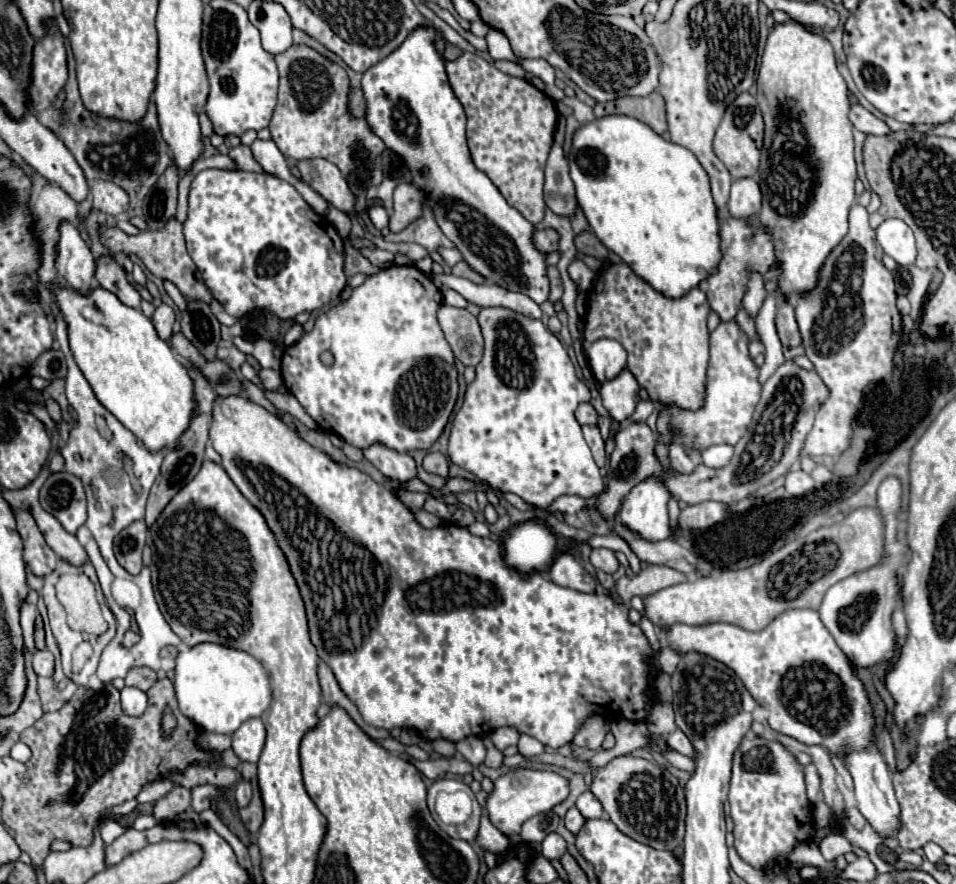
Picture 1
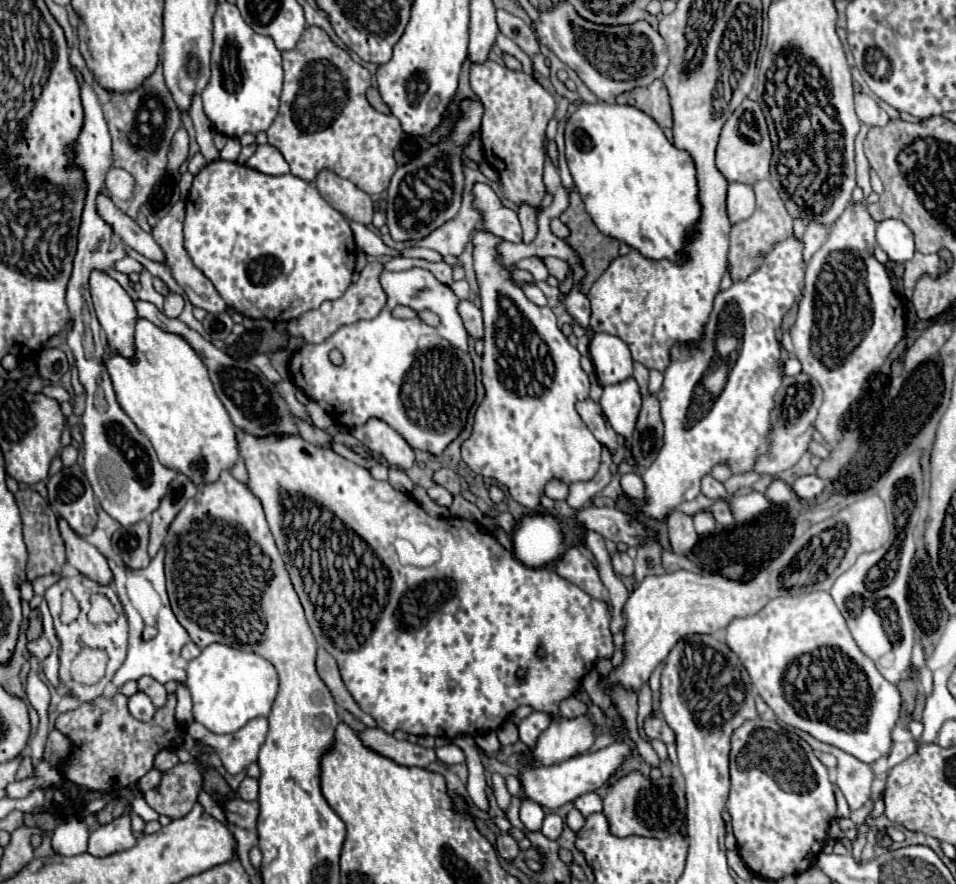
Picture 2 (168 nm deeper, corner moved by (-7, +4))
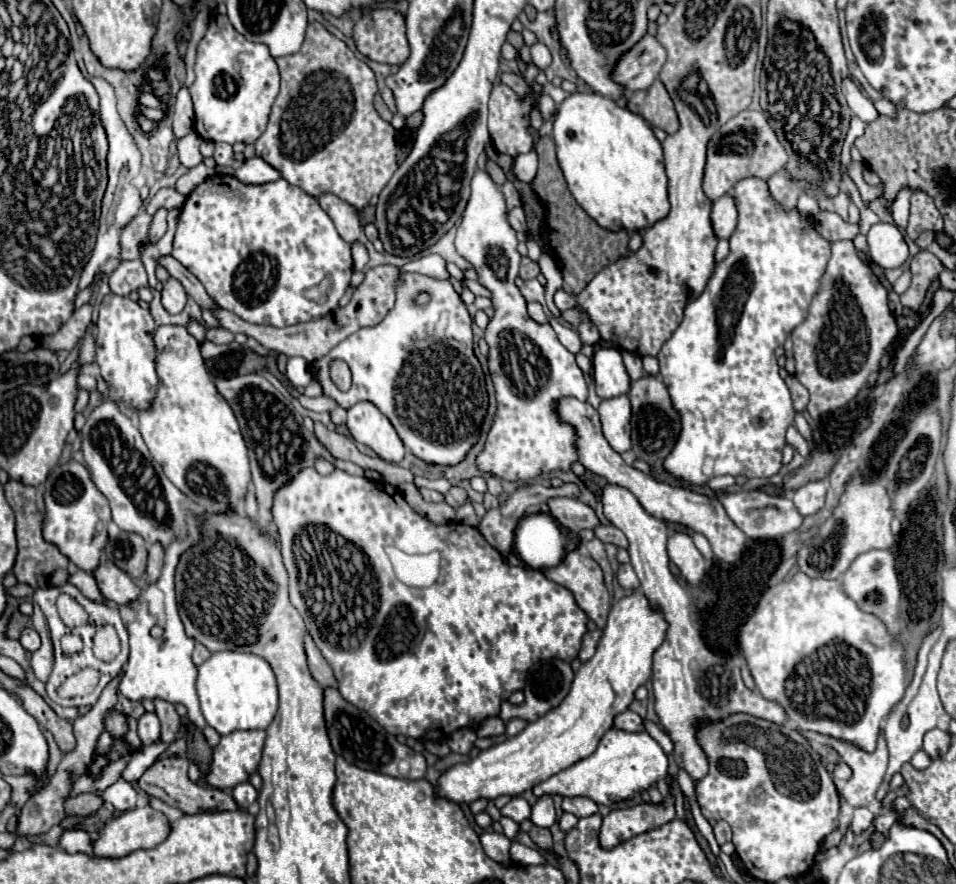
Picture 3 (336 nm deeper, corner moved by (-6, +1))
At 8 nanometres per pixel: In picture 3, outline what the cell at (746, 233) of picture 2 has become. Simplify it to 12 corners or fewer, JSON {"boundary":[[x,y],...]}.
{"boundary":[[782,174],[768,180],[772,200],[784,210],[796,206],[800,188]]}

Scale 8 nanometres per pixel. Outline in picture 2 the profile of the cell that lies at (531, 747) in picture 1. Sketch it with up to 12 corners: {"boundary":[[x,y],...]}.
{"boundary":[[535,711],[517,723],[519,739],[535,745],[551,723],[551,713]]}

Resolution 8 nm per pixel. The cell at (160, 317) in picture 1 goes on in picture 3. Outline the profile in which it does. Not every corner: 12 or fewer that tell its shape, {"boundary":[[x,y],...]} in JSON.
{"boundary":[[170,278],[162,288],[162,306],[180,314],[186,306],[182,284]]}

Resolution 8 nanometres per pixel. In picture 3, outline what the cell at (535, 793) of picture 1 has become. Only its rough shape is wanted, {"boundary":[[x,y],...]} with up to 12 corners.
{"boundary":[[610,728],[592,756],[540,782],[540,796],[630,798],[666,776],[646,732]]}

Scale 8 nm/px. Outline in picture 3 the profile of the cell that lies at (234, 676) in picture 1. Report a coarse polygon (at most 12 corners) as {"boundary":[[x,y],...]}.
{"boundary":[[212,652],[200,710],[218,734],[264,730],[278,710],[266,660]]}

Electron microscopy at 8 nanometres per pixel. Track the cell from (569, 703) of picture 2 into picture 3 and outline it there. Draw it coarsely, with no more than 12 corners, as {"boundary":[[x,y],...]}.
{"boundary":[[562,660],[538,662],[522,706],[502,704],[504,722],[534,722],[558,708],[574,672]]}

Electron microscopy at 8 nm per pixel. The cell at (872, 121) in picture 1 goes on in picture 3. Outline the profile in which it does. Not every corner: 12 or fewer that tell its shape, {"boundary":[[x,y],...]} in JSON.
{"boundary":[[842,82],[850,110],[864,122],[874,122],[878,110],[852,82]]}

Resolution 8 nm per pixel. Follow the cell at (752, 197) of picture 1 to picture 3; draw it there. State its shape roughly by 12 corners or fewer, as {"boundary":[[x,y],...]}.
{"boundary":[[724,194],[714,202],[714,232],[732,236],[738,226],[734,196]]}

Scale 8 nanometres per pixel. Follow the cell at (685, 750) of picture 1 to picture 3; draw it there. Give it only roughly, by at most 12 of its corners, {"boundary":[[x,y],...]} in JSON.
{"boundary":[[626,710],[614,718],[614,728],[644,732],[644,720]]}

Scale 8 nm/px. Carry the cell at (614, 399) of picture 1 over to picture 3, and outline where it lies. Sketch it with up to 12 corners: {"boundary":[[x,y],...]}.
{"boundary":[[630,398],[602,400],[602,432],[620,454],[630,450]]}

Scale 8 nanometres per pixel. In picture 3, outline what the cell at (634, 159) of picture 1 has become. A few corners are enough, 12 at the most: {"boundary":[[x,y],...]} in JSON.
{"boundary":[[594,92],[554,114],[568,188],[602,228],[670,214],[650,124]]}

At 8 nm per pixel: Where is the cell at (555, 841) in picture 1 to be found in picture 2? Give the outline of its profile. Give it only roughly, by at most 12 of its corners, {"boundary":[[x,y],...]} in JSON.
{"boundary":[[555,813],[543,819],[541,833],[557,839],[563,831],[563,819]]}

